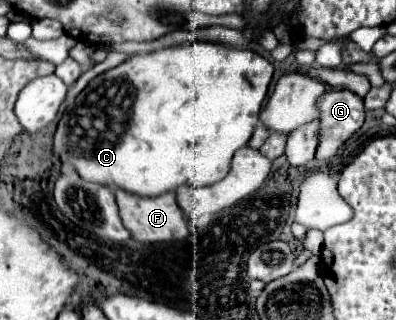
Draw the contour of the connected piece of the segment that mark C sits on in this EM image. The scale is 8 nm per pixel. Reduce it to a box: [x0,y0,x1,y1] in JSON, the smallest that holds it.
[54,43,274,197]

